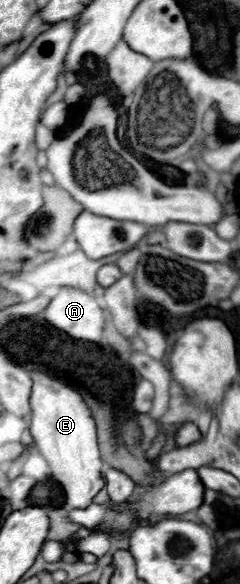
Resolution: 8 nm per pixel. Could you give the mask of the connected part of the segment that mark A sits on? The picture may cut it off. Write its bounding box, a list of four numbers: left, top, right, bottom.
[44,287,104,343]

